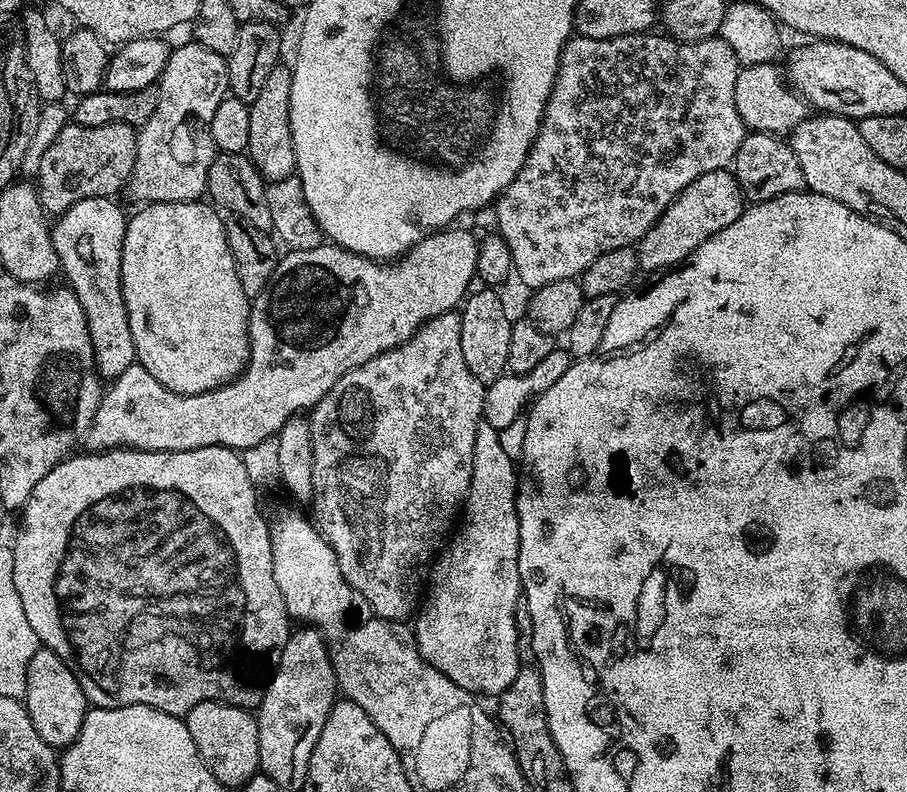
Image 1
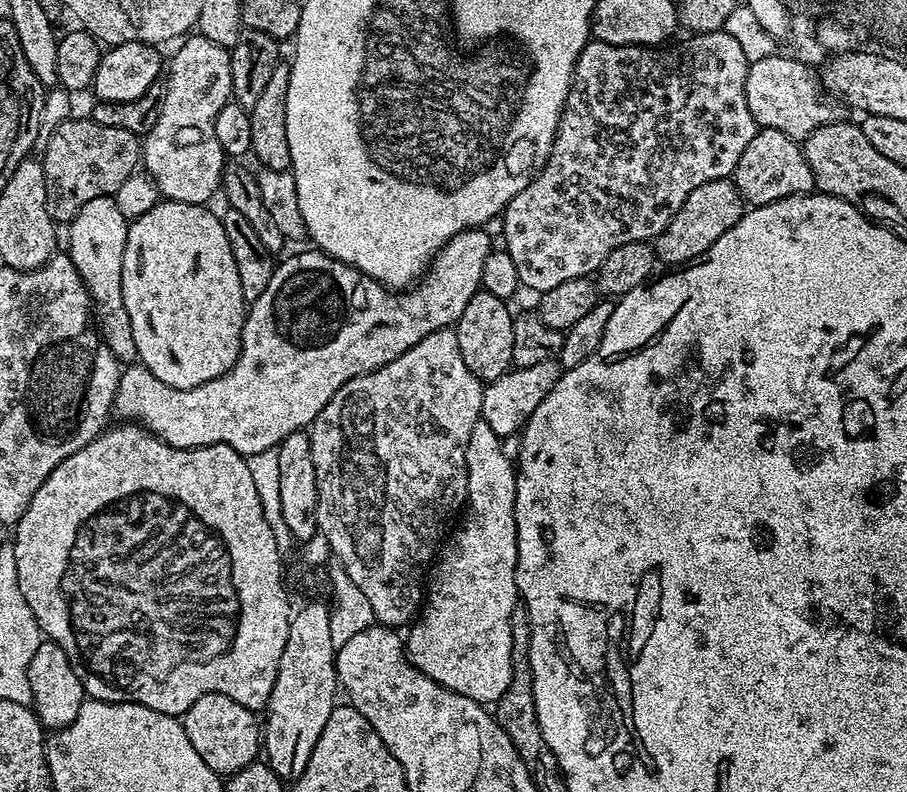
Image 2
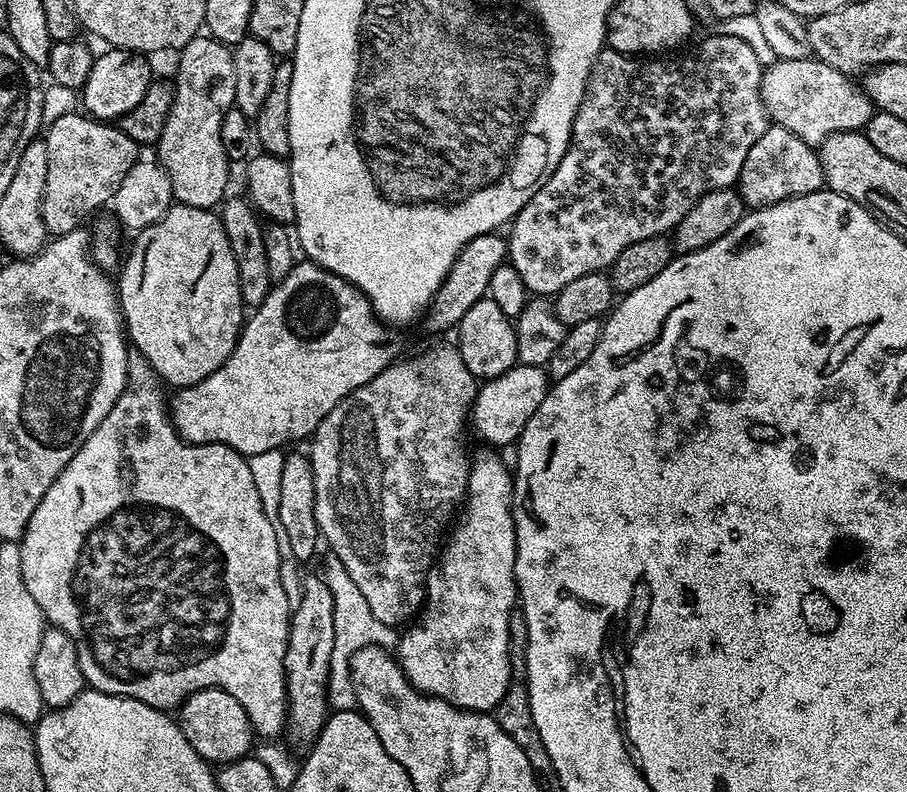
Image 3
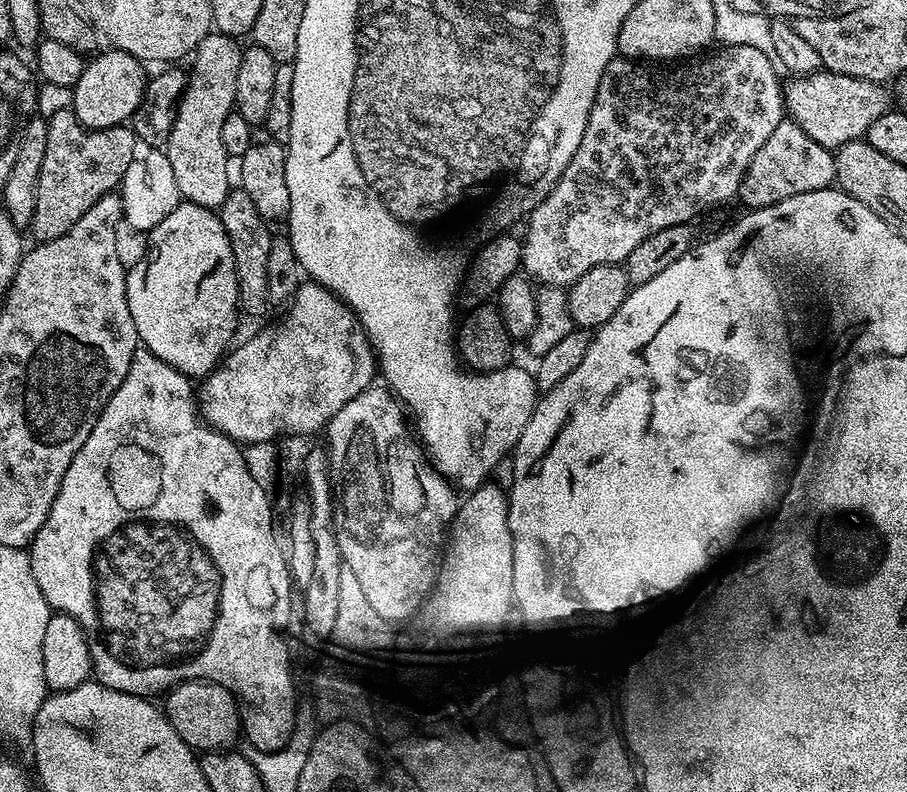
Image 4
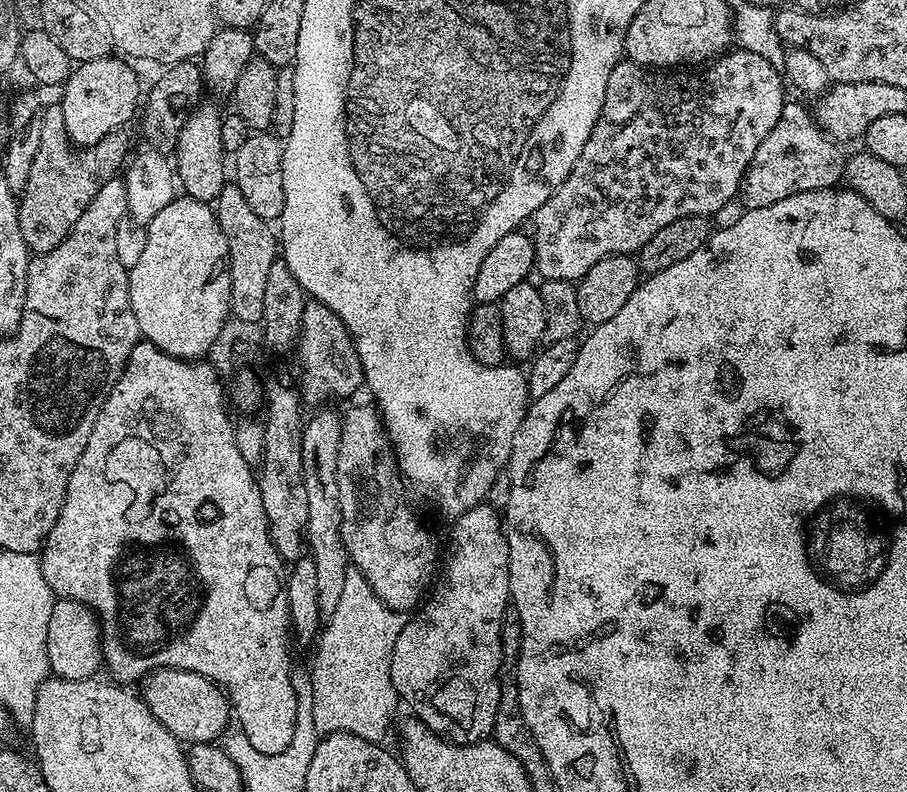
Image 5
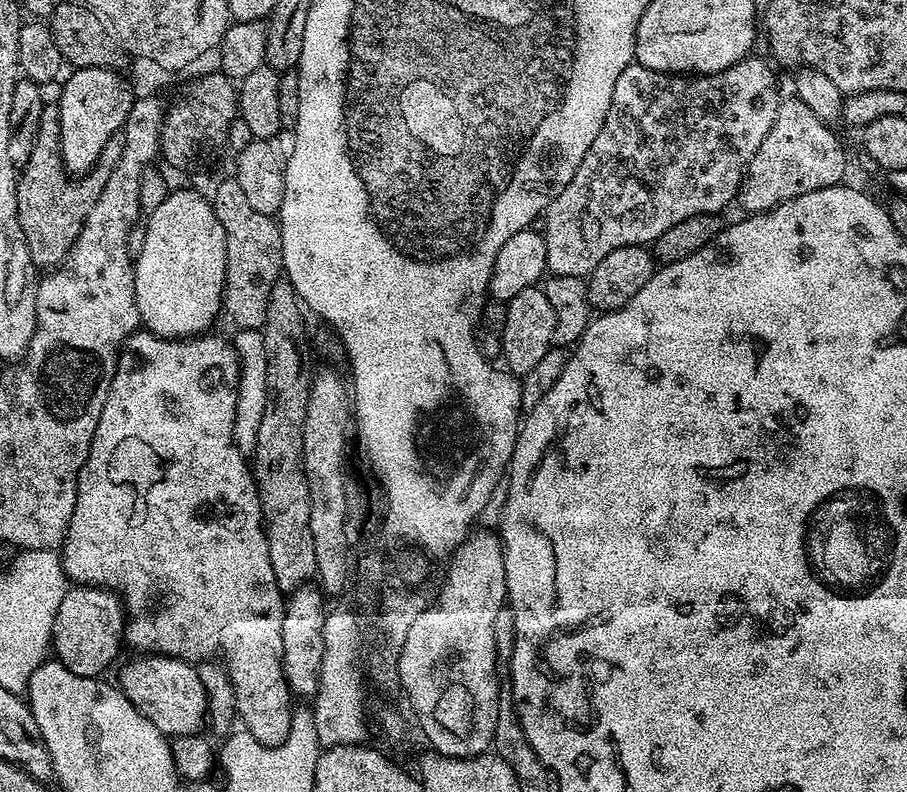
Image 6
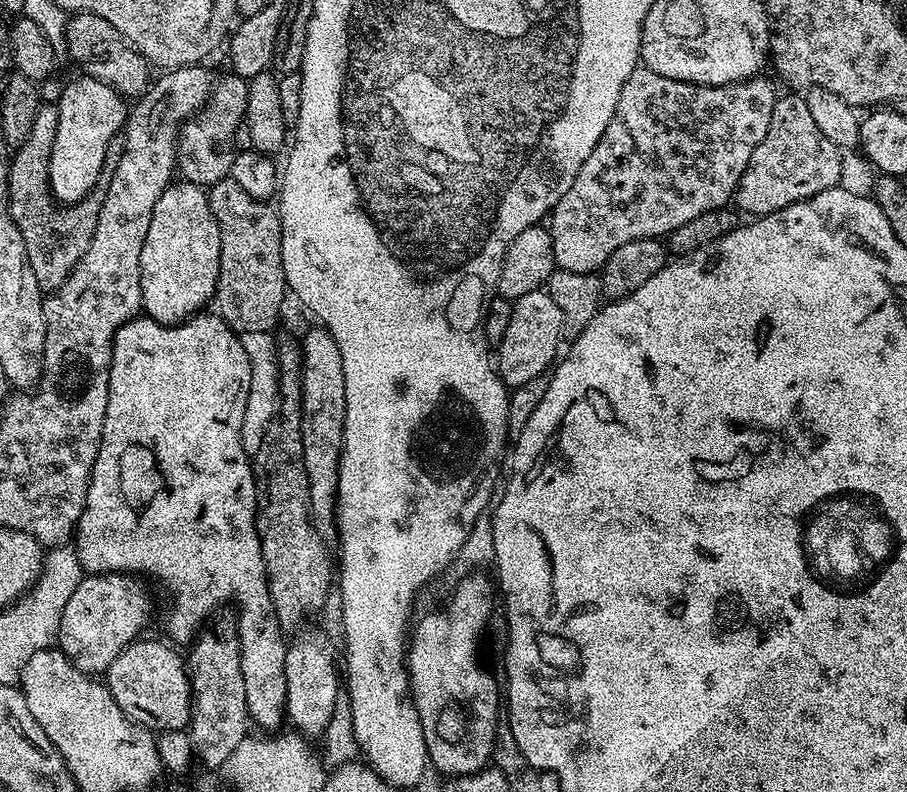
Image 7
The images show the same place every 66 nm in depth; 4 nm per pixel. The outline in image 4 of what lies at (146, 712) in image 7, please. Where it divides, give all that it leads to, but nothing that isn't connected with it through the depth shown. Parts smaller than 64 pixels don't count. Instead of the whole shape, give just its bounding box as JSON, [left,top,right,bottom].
[162,680,242,753]

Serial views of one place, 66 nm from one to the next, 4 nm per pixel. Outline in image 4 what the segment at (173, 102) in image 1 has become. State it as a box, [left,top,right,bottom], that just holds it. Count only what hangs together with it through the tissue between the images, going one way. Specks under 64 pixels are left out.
[166,30,242,210]

